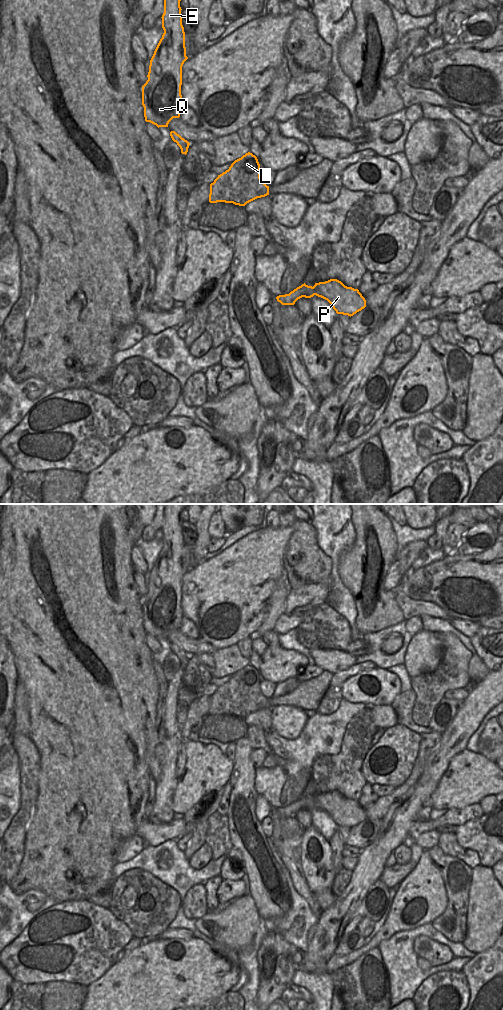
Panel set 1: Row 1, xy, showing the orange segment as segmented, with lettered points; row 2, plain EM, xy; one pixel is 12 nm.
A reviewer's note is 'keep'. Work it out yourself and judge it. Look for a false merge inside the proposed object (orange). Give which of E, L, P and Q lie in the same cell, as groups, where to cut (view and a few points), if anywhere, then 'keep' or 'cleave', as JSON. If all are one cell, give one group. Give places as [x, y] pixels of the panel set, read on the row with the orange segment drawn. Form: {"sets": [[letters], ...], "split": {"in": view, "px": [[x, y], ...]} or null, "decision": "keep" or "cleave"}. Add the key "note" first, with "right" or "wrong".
{"note": "right", "sets": [["E", "L", "P", "Q"]], "split": null, "decision": "keep"}

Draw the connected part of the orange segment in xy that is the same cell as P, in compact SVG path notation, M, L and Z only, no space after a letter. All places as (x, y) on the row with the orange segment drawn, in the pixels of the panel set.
M337 279L315 283L313 287L304 283L289 294L279 295L276 299L282 305L294 305L298 299L311 298L314 295L327 300L337 314L351 317L366 307L366 300L358 289L347 287Z

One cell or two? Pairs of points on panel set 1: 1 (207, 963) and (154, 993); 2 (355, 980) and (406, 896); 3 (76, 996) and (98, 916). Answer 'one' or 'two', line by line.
1: one
2: two
3: two

